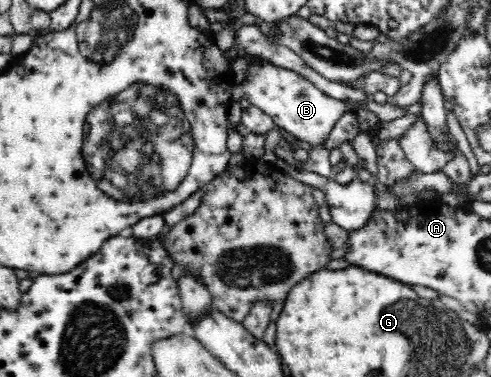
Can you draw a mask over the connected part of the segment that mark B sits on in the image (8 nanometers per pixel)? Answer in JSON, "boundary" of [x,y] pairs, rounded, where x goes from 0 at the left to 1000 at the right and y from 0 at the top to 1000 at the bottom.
{"boundary":[[[505,143],[497,149],[505,167],[505,196],[497,218],[495,241],[509,276],[536,292],[556,316],[558,332],[576,358],[597,377],[627,382],[644,398],[664,382],[684,326],[692,318],[701,297],[727,300],[733,292],[752,292],[774,310],[774,321],[798,321],[819,313],[823,286],[794,284],[790,273],[770,276],[760,257],[749,257],[743,268],[721,268],[721,263],[684,263],[660,249],[648,231],[629,212],[615,207],[599,188],[570,183],[560,172],[509,172]]]}

